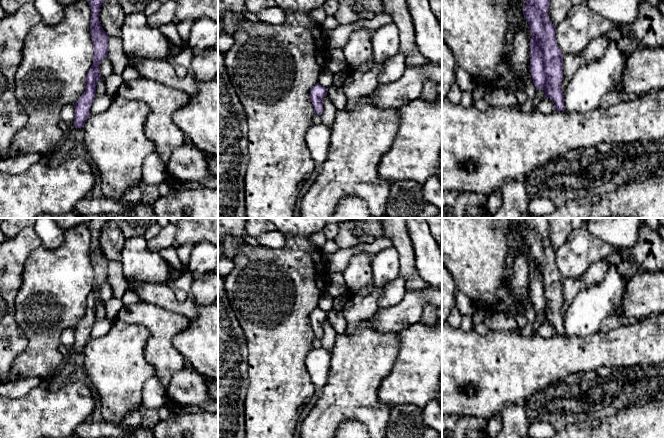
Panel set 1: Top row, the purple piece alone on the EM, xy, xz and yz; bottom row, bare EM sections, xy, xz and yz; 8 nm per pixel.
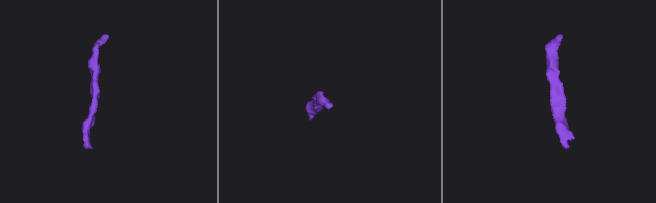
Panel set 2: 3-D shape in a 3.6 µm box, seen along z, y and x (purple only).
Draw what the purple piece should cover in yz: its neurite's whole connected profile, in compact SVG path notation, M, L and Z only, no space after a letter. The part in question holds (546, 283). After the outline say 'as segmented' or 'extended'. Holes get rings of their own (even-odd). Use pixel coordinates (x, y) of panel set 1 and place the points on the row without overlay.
M524 218L526 228L523 239L530 250L532 264L530 265L530 293L536 314L543 313L545 321L555 327L555 335L565 335L564 320L561 314L563 304L563 278L556 266L556 250L548 240L550 224L547 218Z | as segmented

